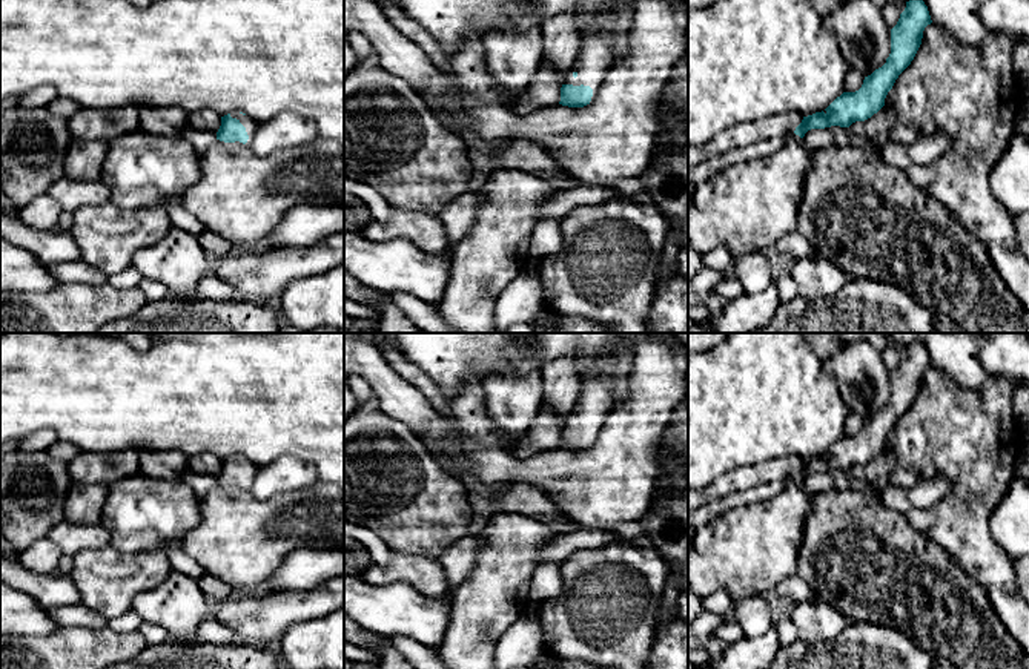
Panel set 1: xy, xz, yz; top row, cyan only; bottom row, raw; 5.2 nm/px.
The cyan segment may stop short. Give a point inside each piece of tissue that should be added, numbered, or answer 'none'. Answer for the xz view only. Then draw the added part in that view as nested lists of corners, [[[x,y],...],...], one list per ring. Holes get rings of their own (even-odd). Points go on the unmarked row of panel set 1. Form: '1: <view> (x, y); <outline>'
1: xz (595, 399); [[[585,381],[582,382],[579,397],[571,413],[564,422],[564,428],[590,430],[593,433],[593,445],[599,431],[604,427],[605,417],[611,405],[611,391],[604,381]]]

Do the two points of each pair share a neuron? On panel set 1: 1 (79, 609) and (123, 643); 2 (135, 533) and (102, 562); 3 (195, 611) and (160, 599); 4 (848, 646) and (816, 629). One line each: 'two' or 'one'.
1: two
2: two
3: one
4: two

